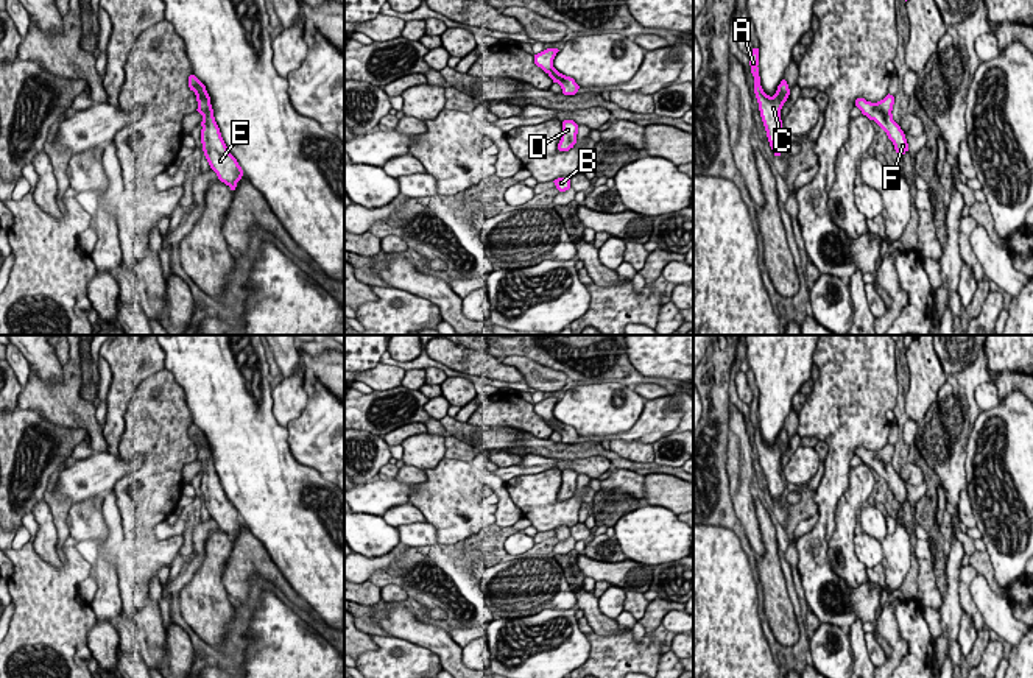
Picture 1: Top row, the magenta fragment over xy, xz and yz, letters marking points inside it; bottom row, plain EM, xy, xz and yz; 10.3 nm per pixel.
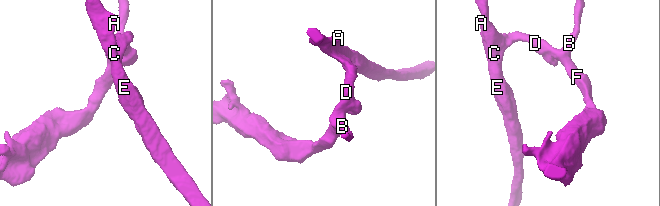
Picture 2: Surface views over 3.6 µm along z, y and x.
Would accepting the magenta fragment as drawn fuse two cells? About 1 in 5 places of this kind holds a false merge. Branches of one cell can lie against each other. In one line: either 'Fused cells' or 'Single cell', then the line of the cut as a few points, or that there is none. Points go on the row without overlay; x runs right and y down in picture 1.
Single cell. No split

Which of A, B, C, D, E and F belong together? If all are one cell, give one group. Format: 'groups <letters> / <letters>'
groups A B C D E F

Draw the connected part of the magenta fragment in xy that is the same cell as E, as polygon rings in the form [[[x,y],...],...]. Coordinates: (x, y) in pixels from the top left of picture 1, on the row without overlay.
[[[190,424],[189,436],[195,441],[198,450],[196,460],[203,464],[201,493],[204,505],[218,528],[229,535],[231,539],[235,539],[237,531],[243,525],[243,519],[221,486],[206,435],[195,424]]]

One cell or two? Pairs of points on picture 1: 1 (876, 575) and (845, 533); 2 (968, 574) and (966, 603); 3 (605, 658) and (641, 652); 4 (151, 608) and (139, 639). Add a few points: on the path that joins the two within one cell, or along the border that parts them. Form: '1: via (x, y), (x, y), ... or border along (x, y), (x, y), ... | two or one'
1: border along (867, 569), (870, 580) | two
2: via (965, 582), (965, 596) | one
3: via (614, 656), (631, 655) | one
4: via (150, 616), (144, 632) | one

